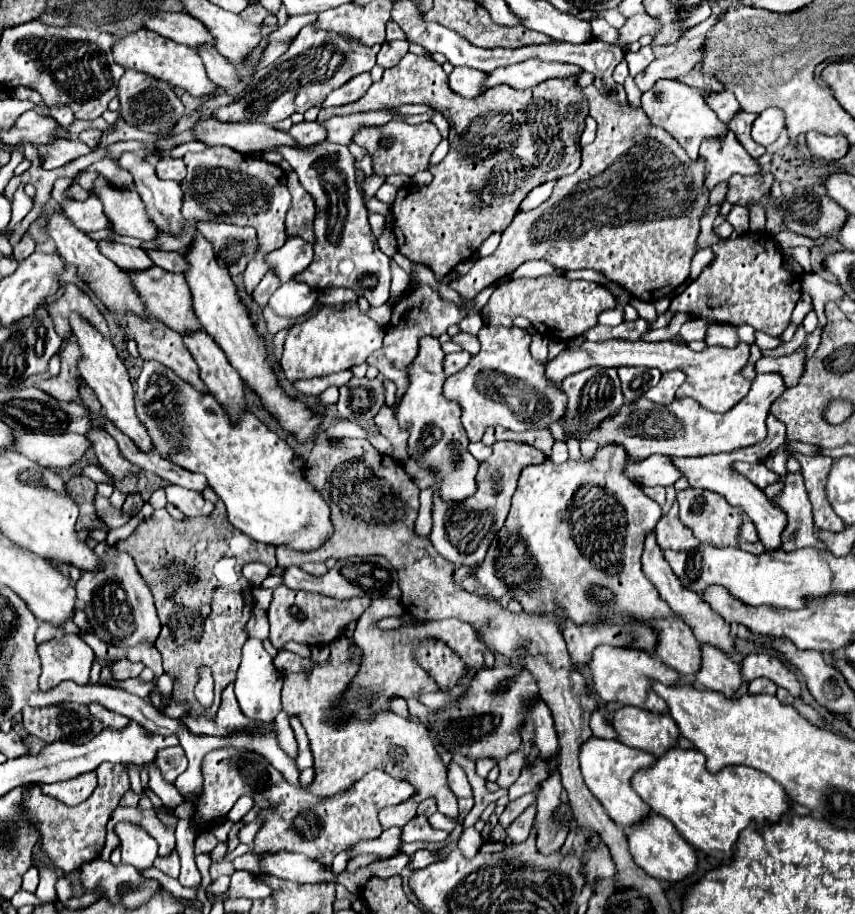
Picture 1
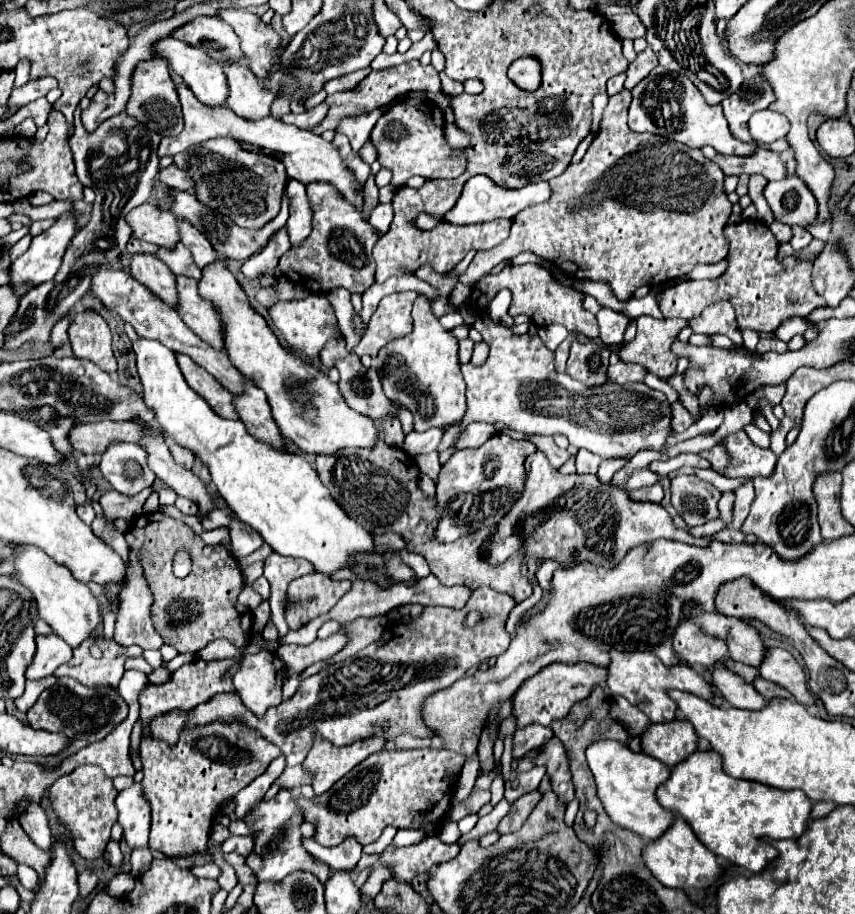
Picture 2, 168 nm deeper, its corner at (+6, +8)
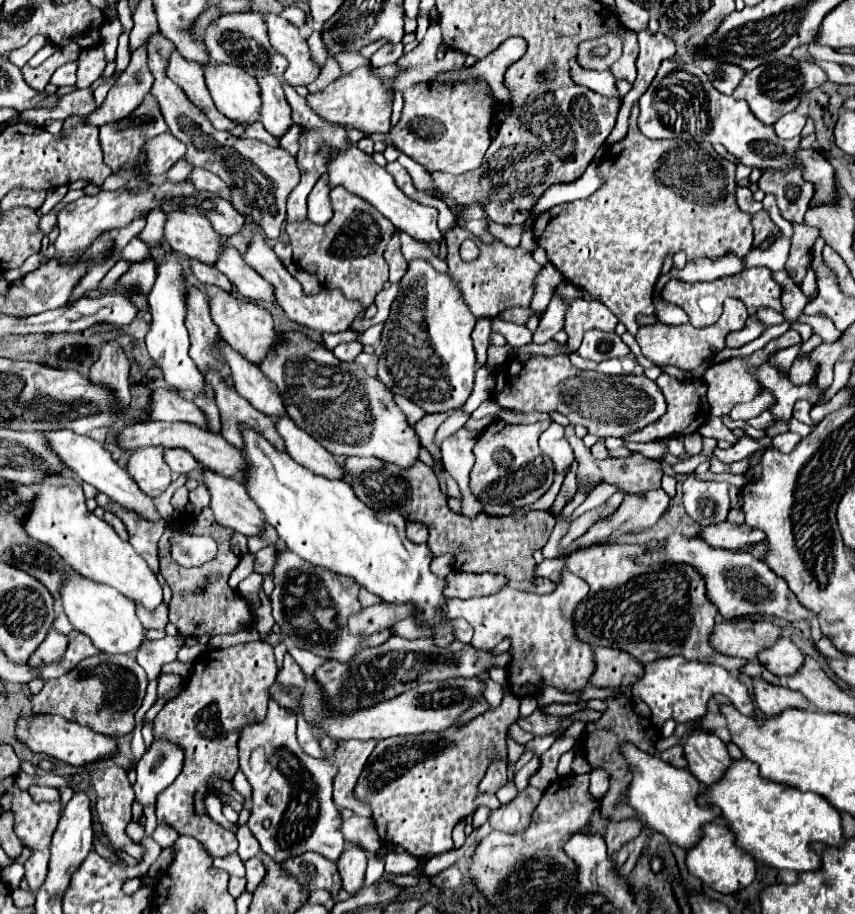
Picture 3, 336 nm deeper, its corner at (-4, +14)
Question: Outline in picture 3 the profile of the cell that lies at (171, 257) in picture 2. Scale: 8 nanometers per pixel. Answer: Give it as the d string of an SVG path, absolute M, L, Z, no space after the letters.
M192 260L192 272L194 276L206 284L206 286L218 286L226 292L232 292L232 282L228 282L228 278L224 274L220 274L220 270L216 270L214 266L206 266L198 260Z

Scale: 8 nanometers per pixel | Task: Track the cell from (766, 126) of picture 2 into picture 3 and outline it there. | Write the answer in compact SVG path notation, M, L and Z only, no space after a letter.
M788 112L786 116L782 116L782 118L774 124L774 130L776 130L776 134L778 134L780 138L790 140L790 138L800 136L804 124L806 124L804 116L800 116L798 112Z

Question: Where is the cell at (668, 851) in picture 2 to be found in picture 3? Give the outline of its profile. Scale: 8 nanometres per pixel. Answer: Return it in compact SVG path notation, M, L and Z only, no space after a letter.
M712 822L704 826L702 840L692 850L688 850L686 866L690 874L698 876L704 884L722 894L732 894L740 888L746 888L756 878L756 860L750 854L736 850L736 844L732 842L732 830L728 830L728 826L720 822Z

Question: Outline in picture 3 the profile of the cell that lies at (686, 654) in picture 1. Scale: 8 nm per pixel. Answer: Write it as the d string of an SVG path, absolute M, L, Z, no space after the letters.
M738 618L714 628L710 644L726 654L744 660L758 660L758 652L776 644L784 636L784 630L772 622L754 622L750 618Z

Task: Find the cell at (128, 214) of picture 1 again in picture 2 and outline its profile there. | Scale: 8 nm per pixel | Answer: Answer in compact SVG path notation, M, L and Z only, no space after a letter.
M146 202L138 208L132 208L126 214L126 222L132 228L132 234L140 240L164 248L174 248L178 242L178 226L174 214L162 210L154 202Z

